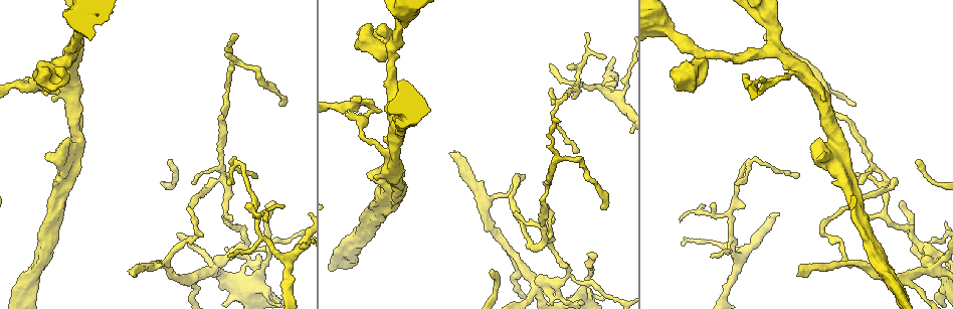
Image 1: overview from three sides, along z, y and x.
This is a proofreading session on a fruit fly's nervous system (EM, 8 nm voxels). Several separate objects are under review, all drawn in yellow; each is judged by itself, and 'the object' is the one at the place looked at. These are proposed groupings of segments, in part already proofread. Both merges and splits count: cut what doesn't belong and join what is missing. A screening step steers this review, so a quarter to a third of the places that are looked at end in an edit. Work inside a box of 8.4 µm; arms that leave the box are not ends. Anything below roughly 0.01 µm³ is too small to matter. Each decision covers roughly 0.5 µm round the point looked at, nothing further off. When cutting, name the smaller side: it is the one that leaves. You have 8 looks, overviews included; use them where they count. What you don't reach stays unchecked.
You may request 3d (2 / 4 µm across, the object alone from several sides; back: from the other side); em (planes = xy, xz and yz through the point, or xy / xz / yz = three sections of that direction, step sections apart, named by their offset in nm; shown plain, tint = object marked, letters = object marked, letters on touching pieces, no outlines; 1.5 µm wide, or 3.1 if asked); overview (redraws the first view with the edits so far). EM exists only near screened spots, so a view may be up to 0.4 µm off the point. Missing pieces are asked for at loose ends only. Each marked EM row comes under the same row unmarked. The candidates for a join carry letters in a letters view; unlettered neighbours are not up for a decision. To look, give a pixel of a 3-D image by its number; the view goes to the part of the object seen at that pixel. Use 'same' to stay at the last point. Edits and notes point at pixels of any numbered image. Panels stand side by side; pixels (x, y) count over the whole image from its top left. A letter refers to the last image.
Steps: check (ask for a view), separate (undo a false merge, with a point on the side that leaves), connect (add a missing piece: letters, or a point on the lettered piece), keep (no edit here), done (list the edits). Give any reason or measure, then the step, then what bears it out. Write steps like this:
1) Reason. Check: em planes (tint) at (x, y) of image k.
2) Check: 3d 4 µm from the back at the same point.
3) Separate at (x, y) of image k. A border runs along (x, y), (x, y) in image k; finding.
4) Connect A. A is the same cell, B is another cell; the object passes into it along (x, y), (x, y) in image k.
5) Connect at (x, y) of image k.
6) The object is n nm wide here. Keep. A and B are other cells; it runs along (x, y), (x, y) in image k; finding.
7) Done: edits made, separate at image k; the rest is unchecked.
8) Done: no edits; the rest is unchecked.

Free end. Check: em planes (letters) at (859, 182) of image 1.

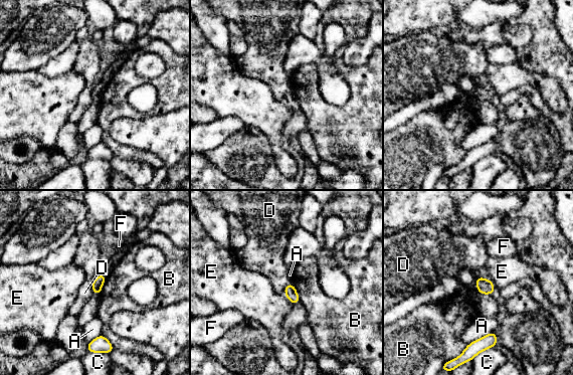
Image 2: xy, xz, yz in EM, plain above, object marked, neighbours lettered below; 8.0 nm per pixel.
The object is 80 nm wide here. Keep. A, B, C, D, E and F are other cells; a border runs along (291, 283), (296, 290), (300, 302) in image 2; no lettered piece goes on from it.

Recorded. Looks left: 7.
Abrupt turn. Check: 3d 4 µm at (732, 216) of image 1.

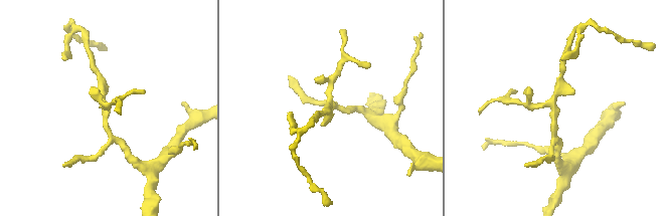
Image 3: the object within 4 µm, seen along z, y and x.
Need the tissue. Check: em planes (letters) at (552, 106) of image 3.

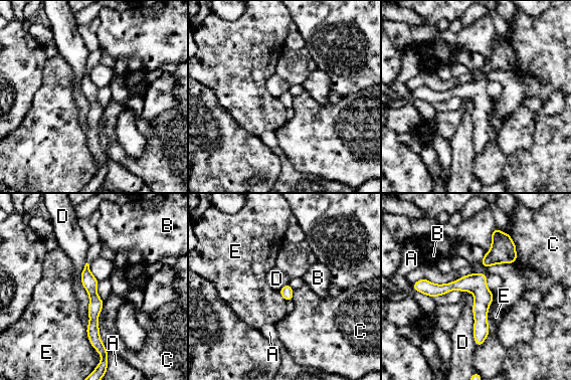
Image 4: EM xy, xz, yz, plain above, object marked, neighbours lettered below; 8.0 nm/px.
The object is 120 nm wide here. Keep. A, B, C, D and E are other cells; continuous, no second cell.

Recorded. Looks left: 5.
Branch stops here. Check: 3d 2 µm at (454, 152) of image 1.

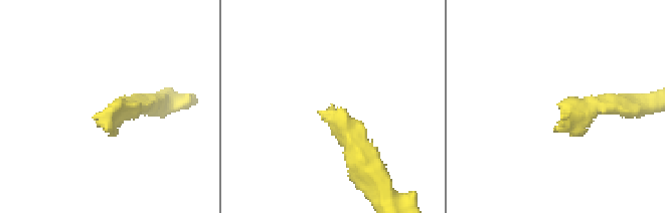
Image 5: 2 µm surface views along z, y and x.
Check: em yz step 4 (tint) at (331, 105) of image 5.

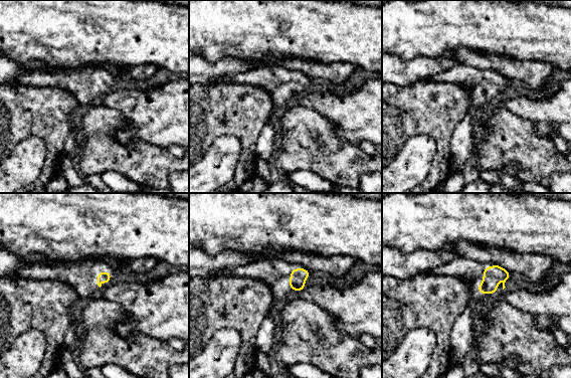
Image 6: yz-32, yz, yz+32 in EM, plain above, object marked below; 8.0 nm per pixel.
Check: em planes (letters) at the same point.

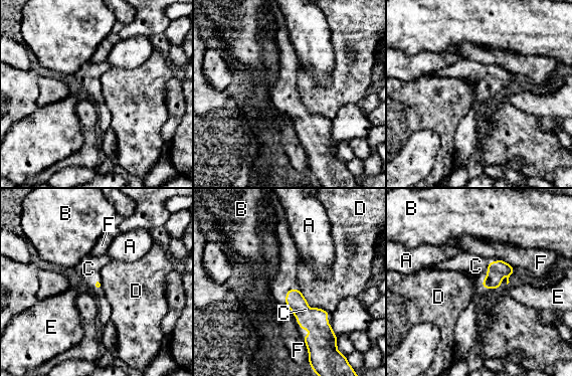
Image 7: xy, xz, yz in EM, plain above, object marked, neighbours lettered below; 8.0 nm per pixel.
Connect C. C is the same cell, A, B, D, E and F are other cells; the object passes into it along (495, 269), (488, 269), (475, 265) in image 7; it goes on there.

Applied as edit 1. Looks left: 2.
Done: edits made, connect at image 7; the rest is unchecked.

